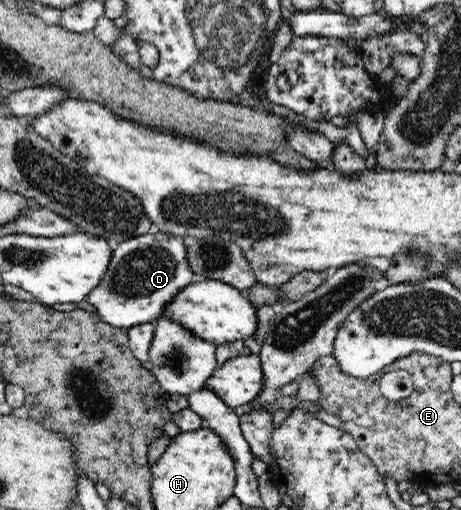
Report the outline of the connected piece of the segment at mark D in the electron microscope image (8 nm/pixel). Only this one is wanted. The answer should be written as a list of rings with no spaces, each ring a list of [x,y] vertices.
[[[159,231],[155,234],[143,234],[136,238],[129,238],[127,241],[122,241],[118,243],[118,247],[113,250],[112,256],[110,257],[109,265],[105,270],[104,276],[100,279],[100,282],[97,282],[97,285],[90,291],[90,294],[87,296],[88,302],[94,305],[96,309],[96,314],[108,324],[112,324],[118,328],[126,328],[147,323],[148,321],[157,320],[163,313],[163,308],[176,296],[176,293],[179,290],[182,290],[184,286],[188,286],[188,283],[193,281],[193,272],[190,268],[190,265],[187,261],[186,256],[186,247],[181,239],[175,238],[175,235],[172,235],[168,232]]]

